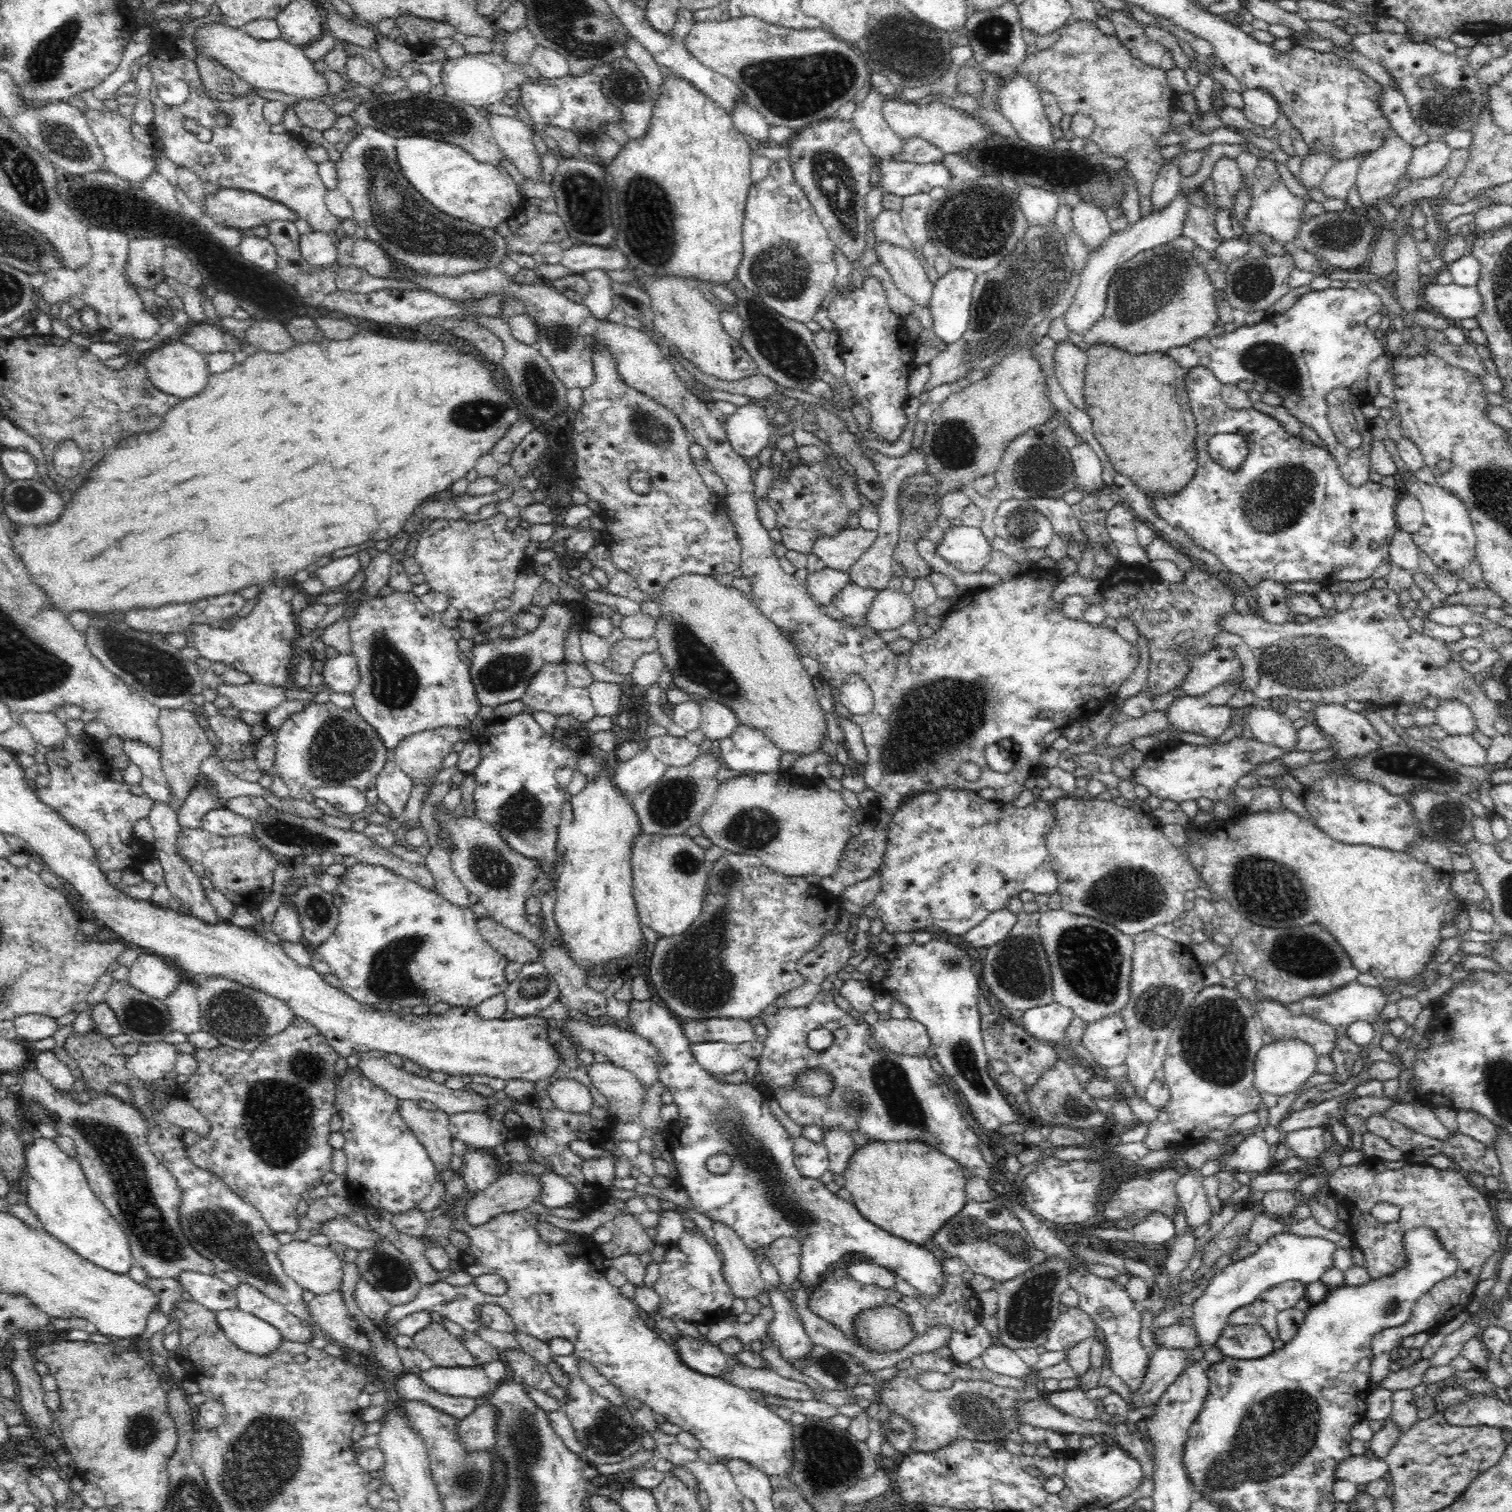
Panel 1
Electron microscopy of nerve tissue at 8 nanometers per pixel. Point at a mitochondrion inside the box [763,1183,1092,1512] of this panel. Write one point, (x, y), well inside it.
(829, 1460)

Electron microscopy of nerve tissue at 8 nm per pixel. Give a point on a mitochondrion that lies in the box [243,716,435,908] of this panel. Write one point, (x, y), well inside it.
(281, 831)

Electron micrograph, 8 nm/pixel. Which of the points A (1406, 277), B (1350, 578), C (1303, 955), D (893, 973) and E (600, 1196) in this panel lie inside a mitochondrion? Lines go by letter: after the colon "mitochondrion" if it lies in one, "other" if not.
A: other
B: other
C: mitochondrion
D: other
E: other

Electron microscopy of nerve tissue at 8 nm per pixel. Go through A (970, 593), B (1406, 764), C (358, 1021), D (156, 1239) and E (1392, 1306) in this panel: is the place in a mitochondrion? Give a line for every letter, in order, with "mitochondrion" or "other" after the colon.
A: other
B: mitochondrion
C: other
D: mitochondrion
E: mitochondrion

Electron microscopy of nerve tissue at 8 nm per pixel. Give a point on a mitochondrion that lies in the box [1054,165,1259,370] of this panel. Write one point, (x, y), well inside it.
(1146, 288)

